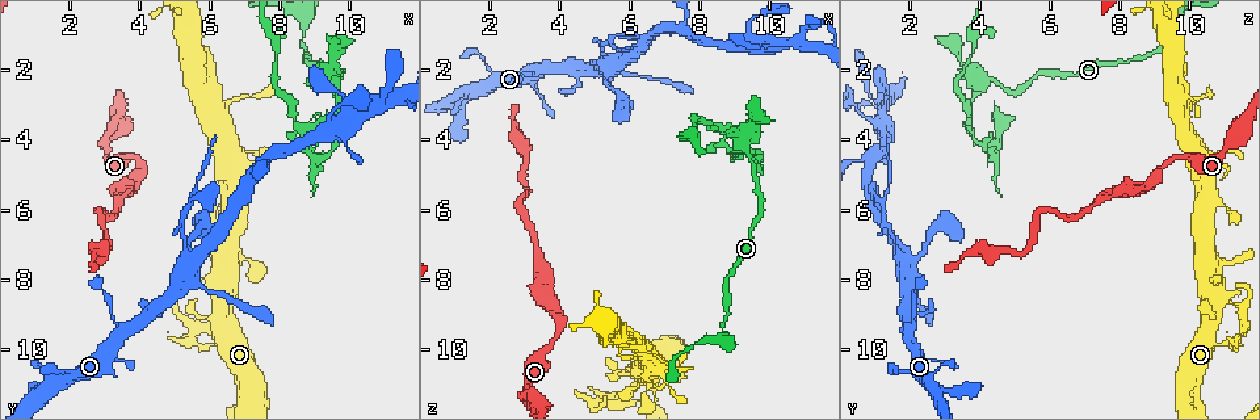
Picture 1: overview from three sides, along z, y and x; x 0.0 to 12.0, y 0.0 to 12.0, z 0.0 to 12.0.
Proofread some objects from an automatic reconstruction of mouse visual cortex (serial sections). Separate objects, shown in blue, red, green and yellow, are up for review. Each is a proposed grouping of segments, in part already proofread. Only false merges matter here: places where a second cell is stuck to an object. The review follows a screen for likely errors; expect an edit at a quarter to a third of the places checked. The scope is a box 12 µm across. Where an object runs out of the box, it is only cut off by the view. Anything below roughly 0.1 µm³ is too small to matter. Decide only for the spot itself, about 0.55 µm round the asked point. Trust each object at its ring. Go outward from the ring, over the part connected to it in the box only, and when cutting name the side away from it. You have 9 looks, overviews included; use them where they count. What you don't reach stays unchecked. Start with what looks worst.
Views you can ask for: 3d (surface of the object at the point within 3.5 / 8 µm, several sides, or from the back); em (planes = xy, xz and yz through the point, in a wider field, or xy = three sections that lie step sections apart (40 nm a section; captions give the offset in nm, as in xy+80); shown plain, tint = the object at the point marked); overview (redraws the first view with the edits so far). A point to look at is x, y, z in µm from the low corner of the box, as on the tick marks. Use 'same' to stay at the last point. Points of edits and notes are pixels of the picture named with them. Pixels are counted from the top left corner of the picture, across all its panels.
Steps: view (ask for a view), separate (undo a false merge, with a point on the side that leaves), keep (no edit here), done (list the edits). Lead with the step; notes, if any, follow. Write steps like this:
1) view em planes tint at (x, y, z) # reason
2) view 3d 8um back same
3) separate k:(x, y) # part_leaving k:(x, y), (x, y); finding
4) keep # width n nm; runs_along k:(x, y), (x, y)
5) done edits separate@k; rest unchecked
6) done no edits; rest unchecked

view 3d 3.5um at (5.2, 6.8, 1.6) # sudden change in width

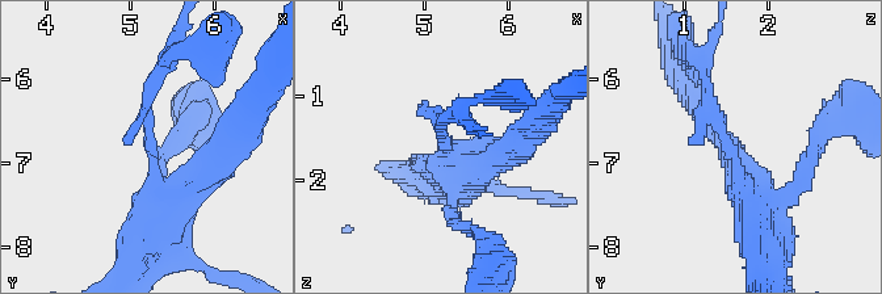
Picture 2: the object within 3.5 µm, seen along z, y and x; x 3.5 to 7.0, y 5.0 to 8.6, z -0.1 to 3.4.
view em planes tint at (5.25, 6.75, 1.50)

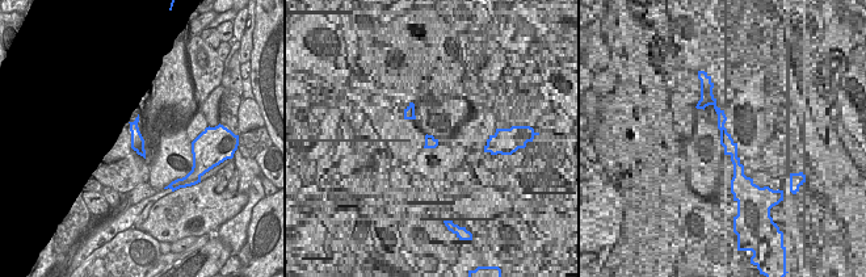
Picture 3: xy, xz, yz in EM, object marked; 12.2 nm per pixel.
keep # runs_along 2:(760, 218), (702, 66); continuous, no second cell

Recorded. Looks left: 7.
view 3d 3.5um at (9.3, 2.4, 4.0) # abrupt turn

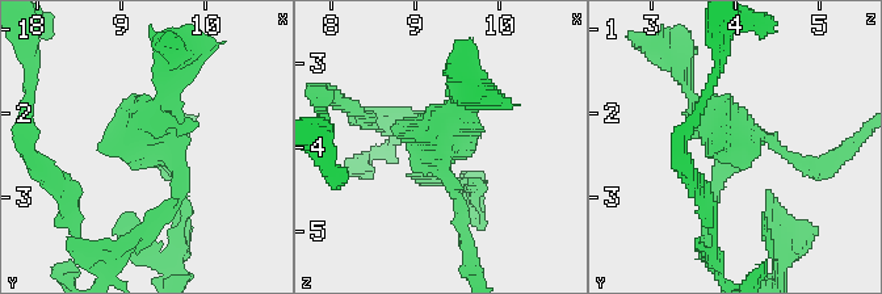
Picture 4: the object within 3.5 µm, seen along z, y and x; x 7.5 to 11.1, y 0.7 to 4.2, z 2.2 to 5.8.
view em planes tint at (9.30, 2.35, 4.00) # need the tissue

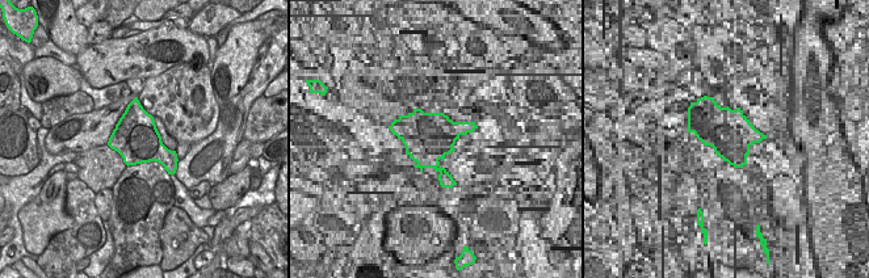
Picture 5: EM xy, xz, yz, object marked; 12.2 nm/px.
separate 4:(181, 204) # width 550 nm; part_leaving 4:(162, 152), (177, 197), (121, 250); a second cell is stuck on

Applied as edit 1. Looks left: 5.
view 3d 3.5um at (2.9, 6.0, 5.8) # abrupt turn

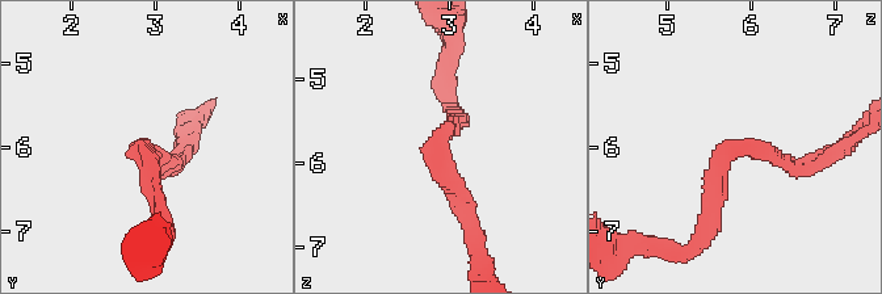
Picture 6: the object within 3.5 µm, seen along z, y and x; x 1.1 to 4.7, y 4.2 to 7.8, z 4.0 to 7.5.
view em xy step 5 tint at (2.85, 6.00, 5.75)

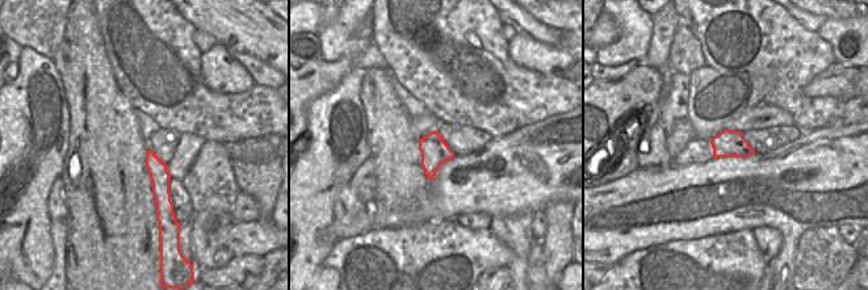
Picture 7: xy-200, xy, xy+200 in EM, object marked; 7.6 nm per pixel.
keep # runs_along 7:(150, 155), (160, 179), (162, 205); one cell here

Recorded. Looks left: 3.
view 3d 3.5um back at (7.6, 4.6, 0.8) # branch point

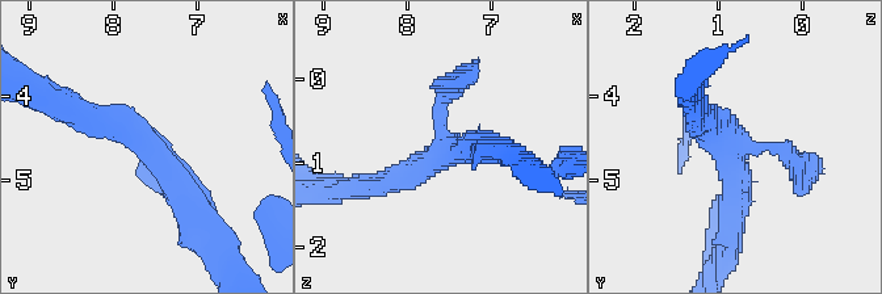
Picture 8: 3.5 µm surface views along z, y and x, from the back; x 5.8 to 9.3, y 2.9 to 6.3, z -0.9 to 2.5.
view em xy step 5 tint at (7.60, 4.65, 0.85) # arms 3; arm_widths 200, 250, 350 nm

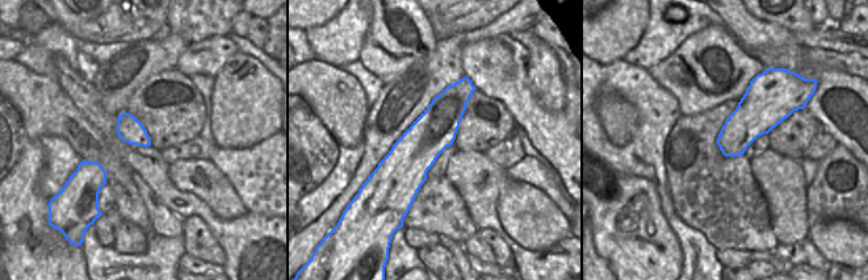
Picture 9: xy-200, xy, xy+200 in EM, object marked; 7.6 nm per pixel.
keep # runs_along 8:(202, 218), (138, 137), (82, 117); continuous, no second cell

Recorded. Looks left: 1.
done edits separate@4; rest unchecked

